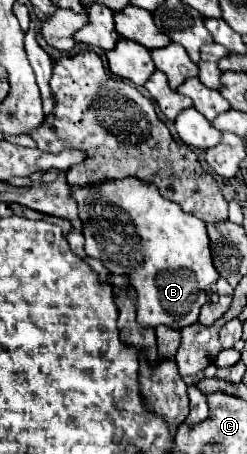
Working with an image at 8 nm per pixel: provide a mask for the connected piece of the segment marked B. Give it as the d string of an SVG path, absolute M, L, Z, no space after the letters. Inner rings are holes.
M123 178L97 186L73 188L73 198L77 198L79 204L87 256L101 260L113 274L127 276L129 286L135 290L137 322L149 328L157 328L163 324L173 330L195 324L201 306L207 302L207 290L219 278L211 262L205 222L195 218L193 214L185 214L175 202L165 200L155 186L143 184L137 178Z

